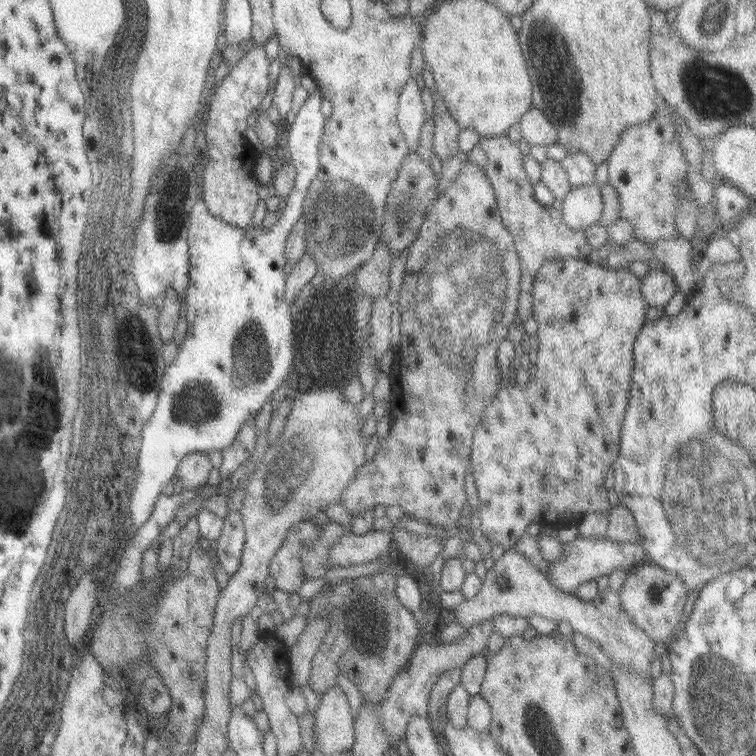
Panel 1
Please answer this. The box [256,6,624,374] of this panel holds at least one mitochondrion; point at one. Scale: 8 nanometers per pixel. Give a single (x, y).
(557, 70)

